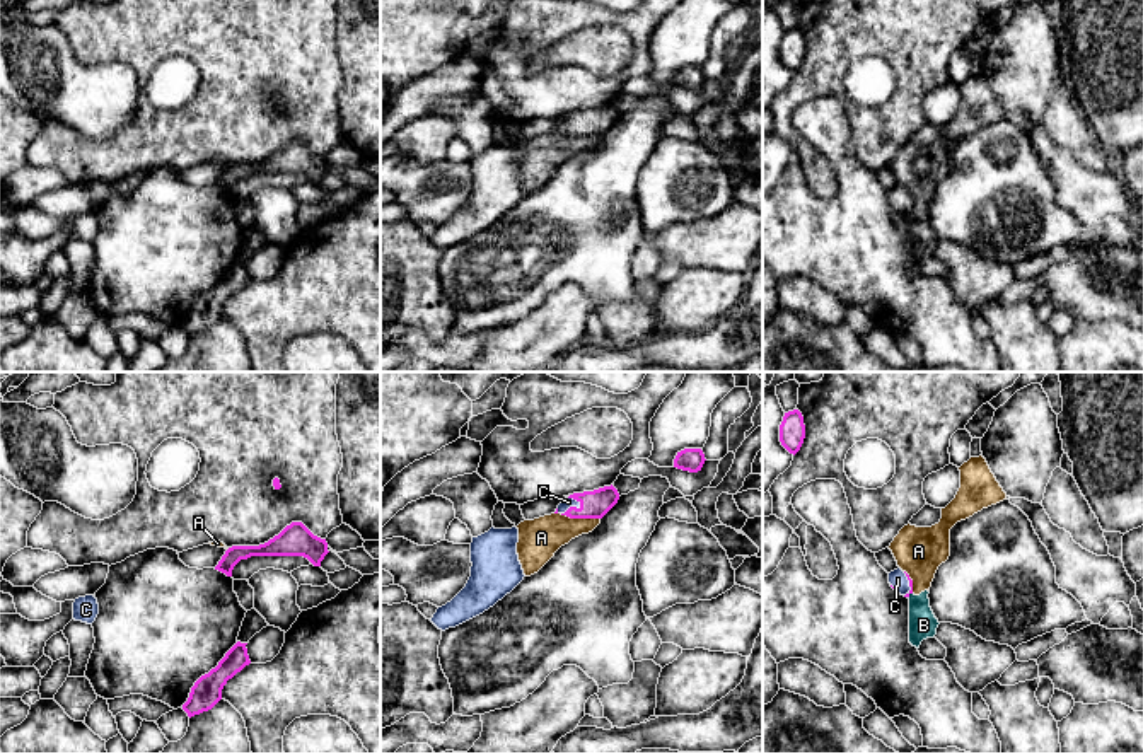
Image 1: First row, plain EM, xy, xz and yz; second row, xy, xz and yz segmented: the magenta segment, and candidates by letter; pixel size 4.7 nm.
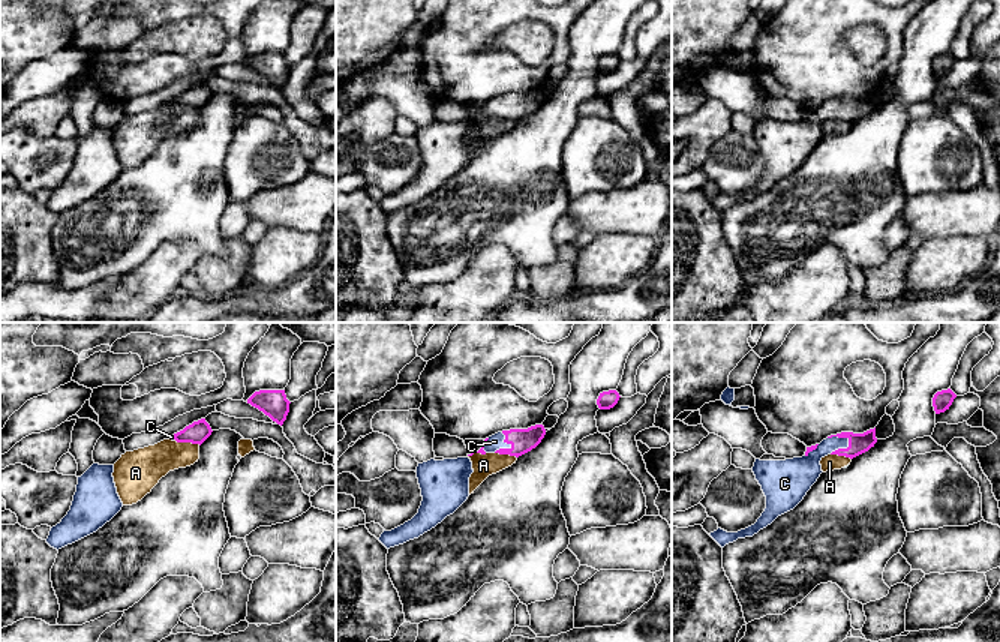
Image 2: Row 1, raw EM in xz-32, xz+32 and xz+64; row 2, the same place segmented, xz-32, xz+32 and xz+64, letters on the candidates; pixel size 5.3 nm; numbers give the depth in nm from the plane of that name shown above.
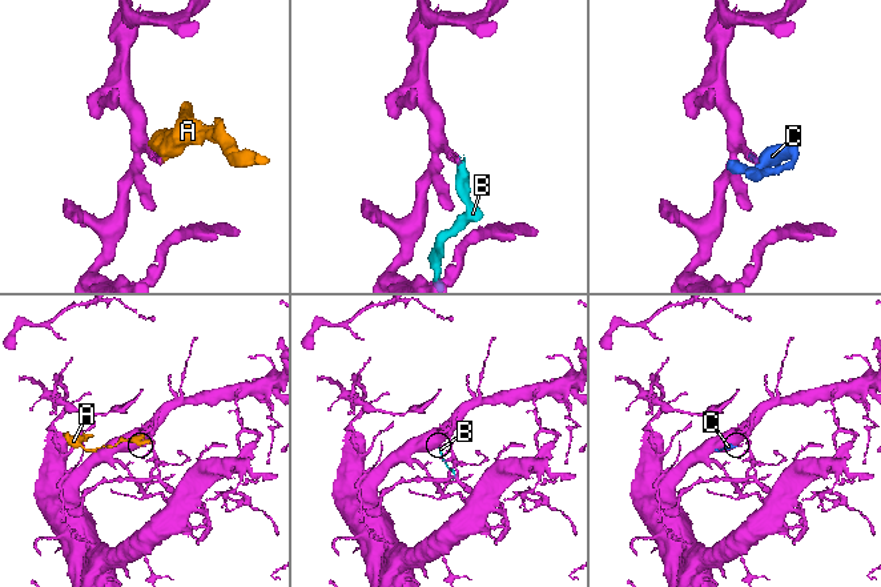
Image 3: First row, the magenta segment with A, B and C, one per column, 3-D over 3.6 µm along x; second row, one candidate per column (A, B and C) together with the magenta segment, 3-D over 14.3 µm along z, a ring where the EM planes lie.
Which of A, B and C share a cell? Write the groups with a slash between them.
A B / C

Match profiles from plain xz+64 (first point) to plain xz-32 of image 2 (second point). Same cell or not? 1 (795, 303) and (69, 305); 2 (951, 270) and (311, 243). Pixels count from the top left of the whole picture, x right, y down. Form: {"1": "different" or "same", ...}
{"1": "different", "2": "same"}

